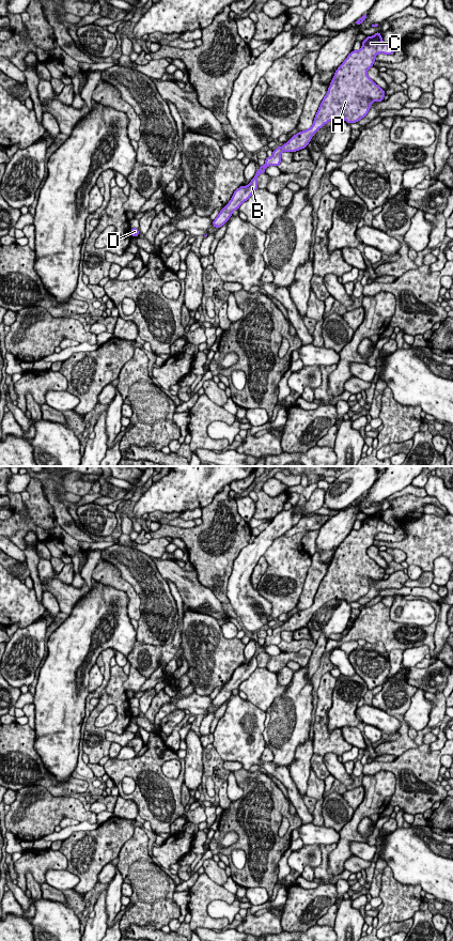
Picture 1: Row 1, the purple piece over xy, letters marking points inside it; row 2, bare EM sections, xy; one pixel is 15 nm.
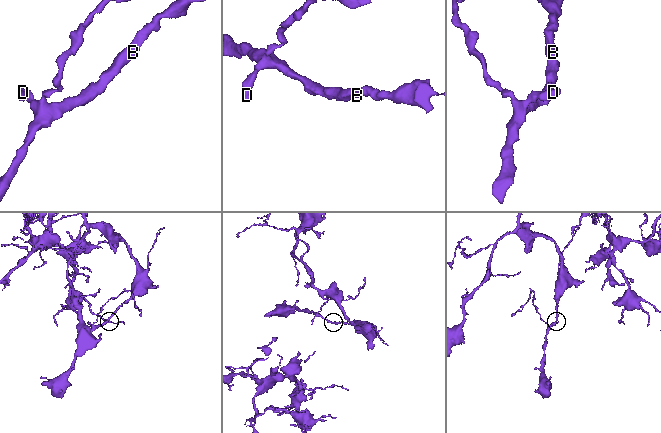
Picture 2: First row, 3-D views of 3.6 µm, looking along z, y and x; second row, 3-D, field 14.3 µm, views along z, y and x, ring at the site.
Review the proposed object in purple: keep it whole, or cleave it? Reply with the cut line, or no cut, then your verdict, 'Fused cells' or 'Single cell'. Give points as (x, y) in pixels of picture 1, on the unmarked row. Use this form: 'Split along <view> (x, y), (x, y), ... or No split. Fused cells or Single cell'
No split. Single cell

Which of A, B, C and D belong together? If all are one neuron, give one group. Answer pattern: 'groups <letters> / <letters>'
groups A B C D

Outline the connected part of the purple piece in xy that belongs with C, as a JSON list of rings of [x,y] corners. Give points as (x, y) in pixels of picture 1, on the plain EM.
[[[376,511],[362,521],[362,526],[358,530],[352,529],[335,550],[327,573],[315,593],[313,604],[294,614],[283,626],[274,629],[271,636],[266,636],[265,644],[260,645],[250,663],[243,664],[234,670],[230,681],[213,699],[214,706],[221,707],[230,698],[232,692],[250,677],[257,668],[259,653],[265,652],[265,647],[268,645],[278,646],[282,631],[293,632],[307,627],[313,614],[332,599],[345,599],[347,602],[358,601],[368,593],[373,581],[384,580],[385,569],[368,555],[368,549],[373,545],[378,533],[393,534],[395,530],[381,519],[380,511]]]

